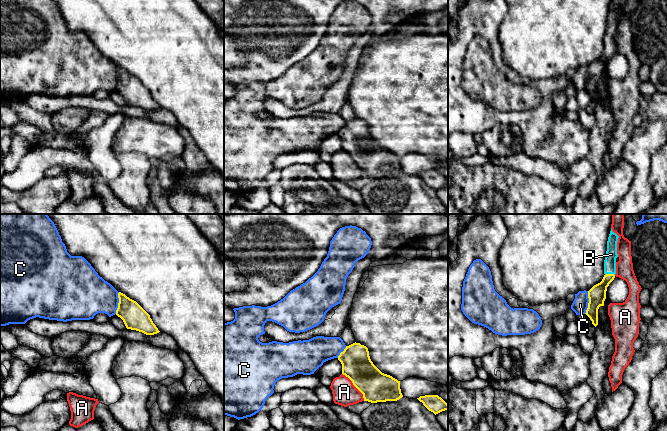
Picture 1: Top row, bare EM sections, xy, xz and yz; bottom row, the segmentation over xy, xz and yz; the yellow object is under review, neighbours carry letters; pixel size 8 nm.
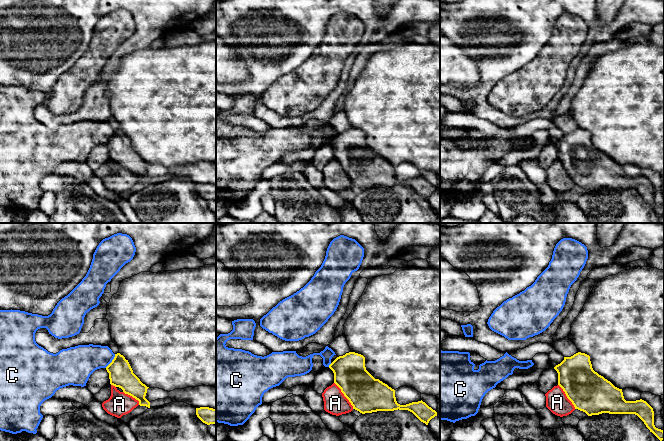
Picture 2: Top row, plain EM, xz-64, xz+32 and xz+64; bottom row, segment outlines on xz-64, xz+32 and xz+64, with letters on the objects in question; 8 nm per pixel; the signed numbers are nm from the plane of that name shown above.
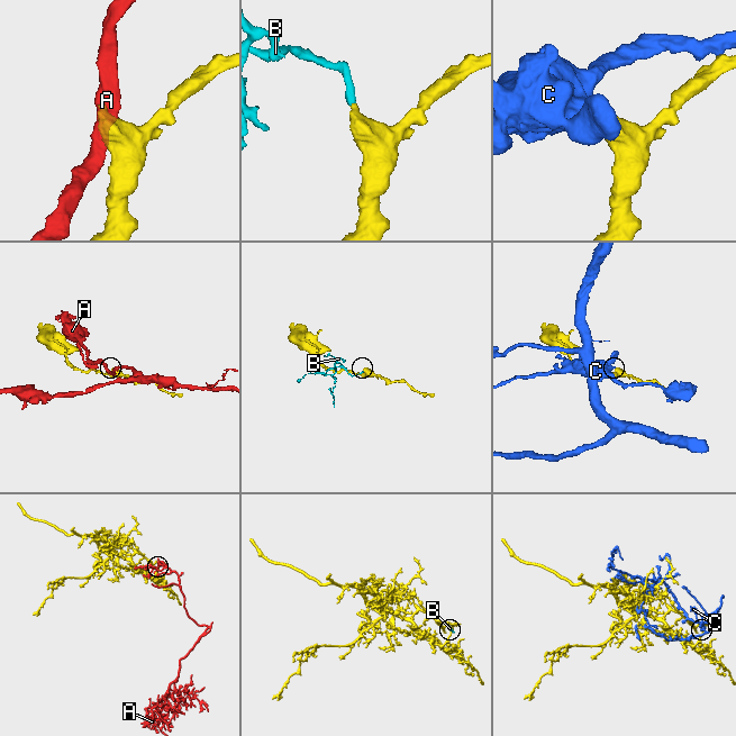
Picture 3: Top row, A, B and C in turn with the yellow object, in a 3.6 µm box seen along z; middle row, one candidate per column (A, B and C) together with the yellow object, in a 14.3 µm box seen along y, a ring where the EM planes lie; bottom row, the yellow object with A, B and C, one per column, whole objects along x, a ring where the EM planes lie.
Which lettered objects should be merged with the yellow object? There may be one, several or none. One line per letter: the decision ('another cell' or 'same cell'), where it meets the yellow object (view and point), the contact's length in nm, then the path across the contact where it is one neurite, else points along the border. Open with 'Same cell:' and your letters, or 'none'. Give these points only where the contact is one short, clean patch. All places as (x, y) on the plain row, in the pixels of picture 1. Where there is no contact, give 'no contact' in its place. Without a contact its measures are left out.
Same cell: B
A: another cell | xz (354, 161) | 280 nm
B: same cell | yz (609, 50) | 80 nm | across yz (597, 70), (609, 50), (611, 30)
C: another cell | yz (589, 78) | 190 nm

